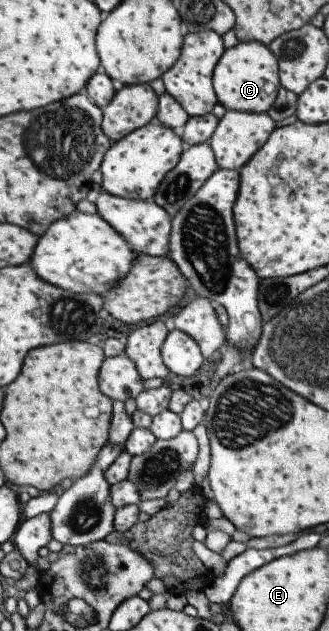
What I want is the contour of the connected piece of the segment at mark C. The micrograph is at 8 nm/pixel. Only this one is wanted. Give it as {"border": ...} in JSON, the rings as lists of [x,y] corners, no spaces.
{"border":[[[238,42],[234,47],[225,48],[224,53],[218,58],[216,65],[213,67],[211,75],[211,84],[217,97],[217,103],[226,110],[266,114],[280,87],[278,70],[276,55],[272,55],[268,47],[260,42]]]}

